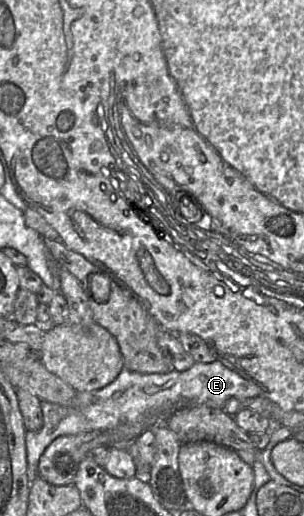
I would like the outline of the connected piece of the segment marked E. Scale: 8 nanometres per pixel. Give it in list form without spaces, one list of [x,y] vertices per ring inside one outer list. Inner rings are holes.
[[[217,360],[212,363],[194,363],[188,370],[171,370],[168,373],[137,373],[123,368],[118,376],[105,387],[88,392],[77,392],[72,403],[69,405],[58,405],[41,400],[43,427],[39,431],[27,431],[25,435],[29,483],[31,484],[38,476],[38,465],[42,454],[60,436],[76,435],[98,429],[113,429],[120,424],[136,420],[151,409],[162,409],[162,412],[167,412],[167,417],[169,417],[173,412],[182,408],[206,405],[224,408],[227,413],[233,416],[238,410],[243,409],[238,407],[238,400],[254,398],[260,395],[261,389],[256,383]]]

